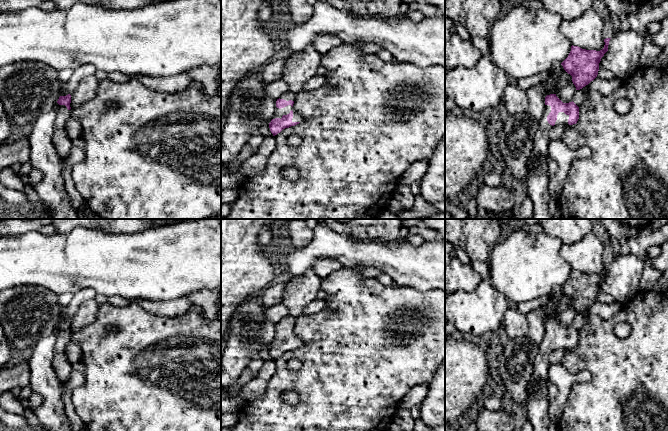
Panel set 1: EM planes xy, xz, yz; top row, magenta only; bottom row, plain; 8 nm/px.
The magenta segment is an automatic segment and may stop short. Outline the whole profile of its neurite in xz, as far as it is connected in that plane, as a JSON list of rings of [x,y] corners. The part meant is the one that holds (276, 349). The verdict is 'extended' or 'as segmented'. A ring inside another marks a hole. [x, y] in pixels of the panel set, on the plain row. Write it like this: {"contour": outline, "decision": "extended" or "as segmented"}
{"contour": [[[287,315],[275,324],[276,334],[269,352],[273,360],[283,353],[295,350],[303,345],[303,342],[294,334],[295,317]]], "decision": "extended"}

